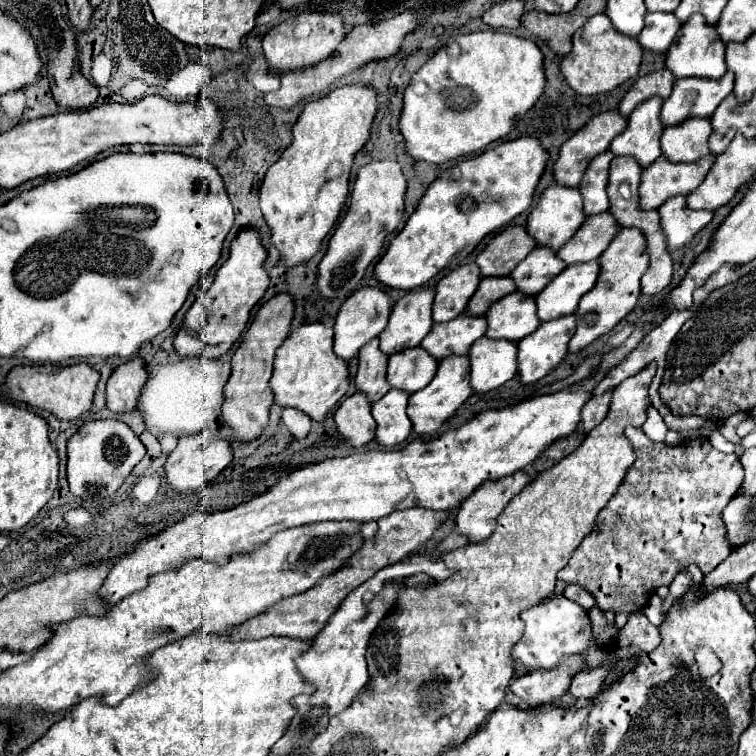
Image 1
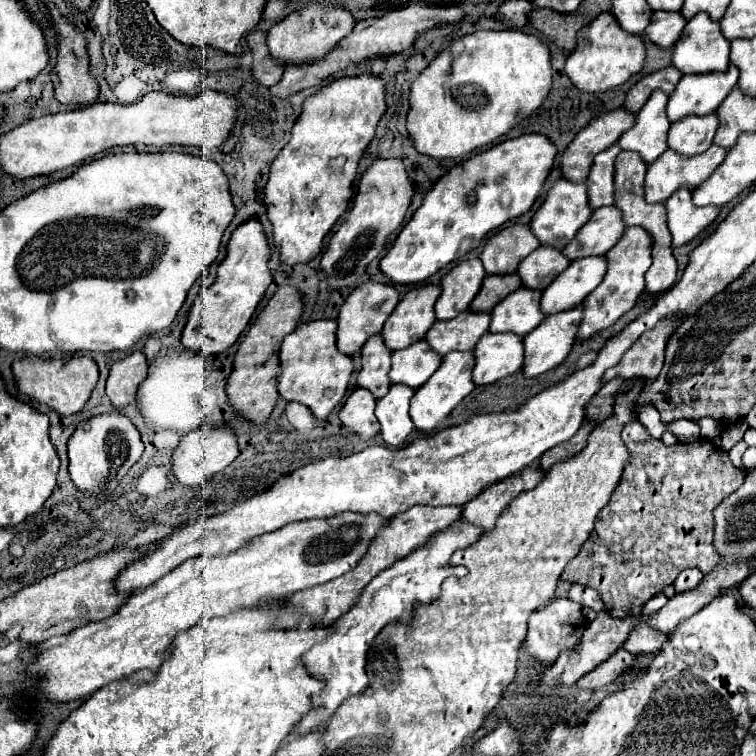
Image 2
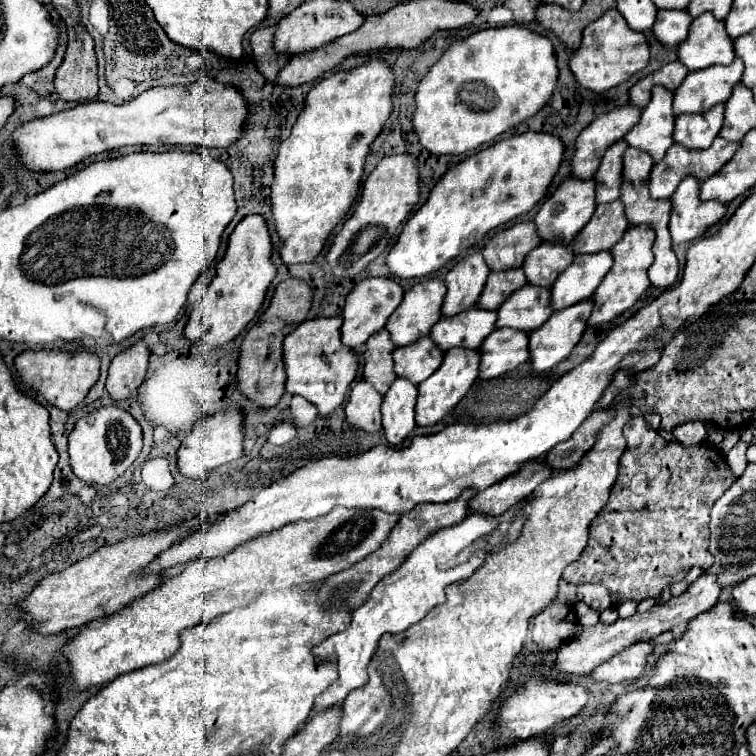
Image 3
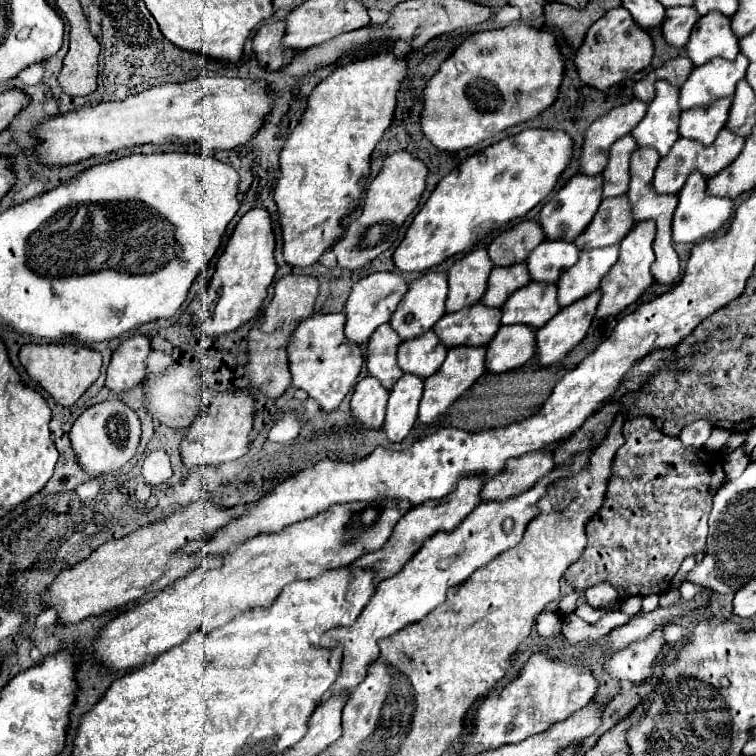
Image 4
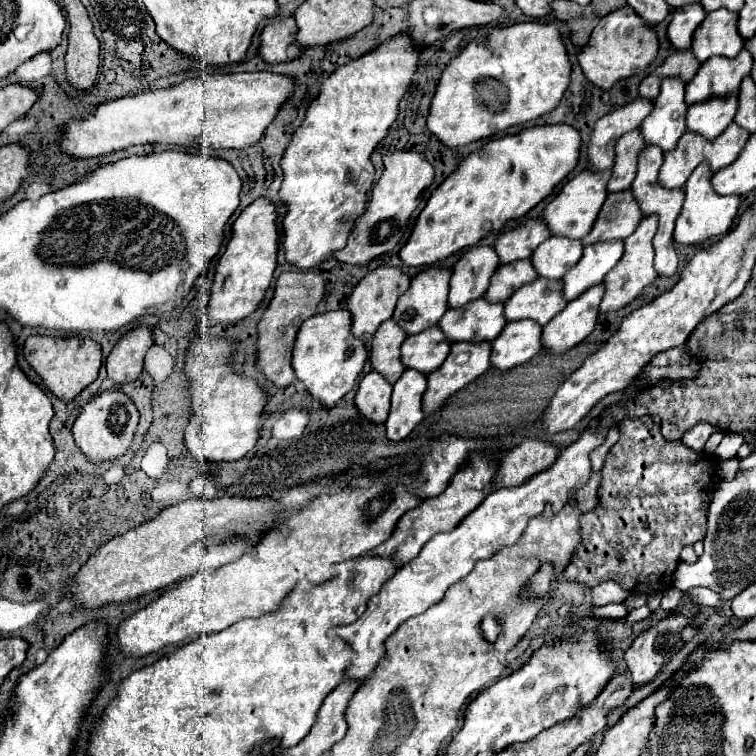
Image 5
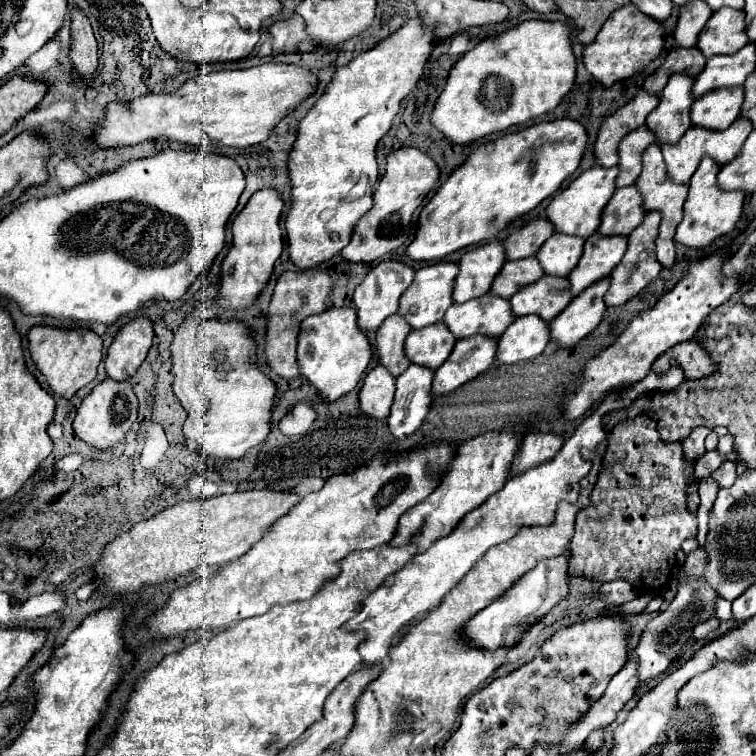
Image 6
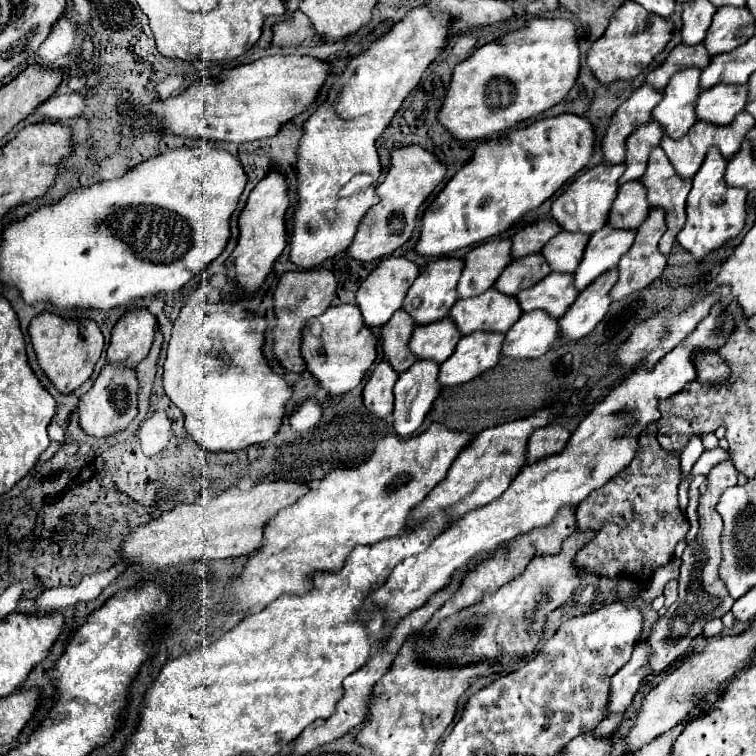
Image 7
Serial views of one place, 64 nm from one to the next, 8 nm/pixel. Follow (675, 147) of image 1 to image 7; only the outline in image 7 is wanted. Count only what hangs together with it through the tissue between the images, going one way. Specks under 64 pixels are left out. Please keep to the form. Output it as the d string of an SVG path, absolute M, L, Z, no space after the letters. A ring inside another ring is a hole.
M716 84L708 92L702 92L696 104L696 120L716 126L728 126L738 112L744 110L748 98L748 86Z

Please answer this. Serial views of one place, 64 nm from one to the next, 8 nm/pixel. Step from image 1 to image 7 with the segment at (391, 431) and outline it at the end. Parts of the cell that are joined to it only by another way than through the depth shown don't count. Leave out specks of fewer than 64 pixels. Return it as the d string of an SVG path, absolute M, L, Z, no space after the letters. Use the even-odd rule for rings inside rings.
M418 360L406 372L400 374L394 386L396 402L392 412L394 432L400 438L410 436L422 426L438 392L440 384L436 362Z

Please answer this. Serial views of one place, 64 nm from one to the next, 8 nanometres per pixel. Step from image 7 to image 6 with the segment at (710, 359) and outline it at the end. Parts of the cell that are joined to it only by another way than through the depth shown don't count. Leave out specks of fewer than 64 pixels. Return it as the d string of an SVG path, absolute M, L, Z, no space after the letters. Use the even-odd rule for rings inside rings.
M694 340L676 344L676 348L670 348L668 352L664 352L654 364L652 364L652 372L664 372L664 368L668 368L668 364L672 364L670 360L676 360L676 364L680 364L680 368L684 368L684 374L688 378L702 378L712 374L714 370L714 362L710 360L710 356L698 348L698 344Z

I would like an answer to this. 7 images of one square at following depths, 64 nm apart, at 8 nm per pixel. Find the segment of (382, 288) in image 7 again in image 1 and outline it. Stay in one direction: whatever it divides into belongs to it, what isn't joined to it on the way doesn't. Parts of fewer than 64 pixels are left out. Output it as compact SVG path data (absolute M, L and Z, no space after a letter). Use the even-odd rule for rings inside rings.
M360 288L356 290L338 310L338 316L334 320L334 354L340 356L342 360L352 360L356 358L358 350L372 338L380 336L380 332L386 328L388 316L390 316L392 302L386 292L380 288Z

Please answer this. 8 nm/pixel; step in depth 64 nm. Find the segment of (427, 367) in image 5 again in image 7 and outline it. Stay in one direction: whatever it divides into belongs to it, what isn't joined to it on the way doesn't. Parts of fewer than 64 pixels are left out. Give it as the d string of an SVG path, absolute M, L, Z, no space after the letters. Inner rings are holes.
M450 318L438 320L436 324L416 326L410 338L410 350L418 360L432 360L442 364L452 356L458 340L462 338Z

